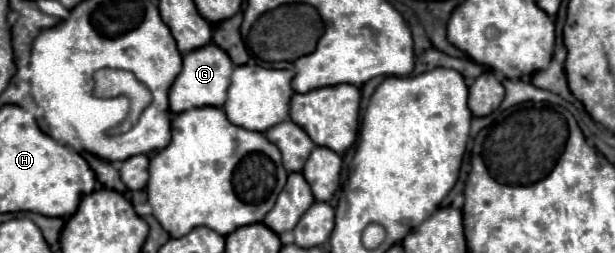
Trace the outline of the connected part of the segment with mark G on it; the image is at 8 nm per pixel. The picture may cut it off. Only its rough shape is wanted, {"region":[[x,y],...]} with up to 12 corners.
{"region":[[215,44],[183,56],[169,108],[225,104],[231,58]]}

